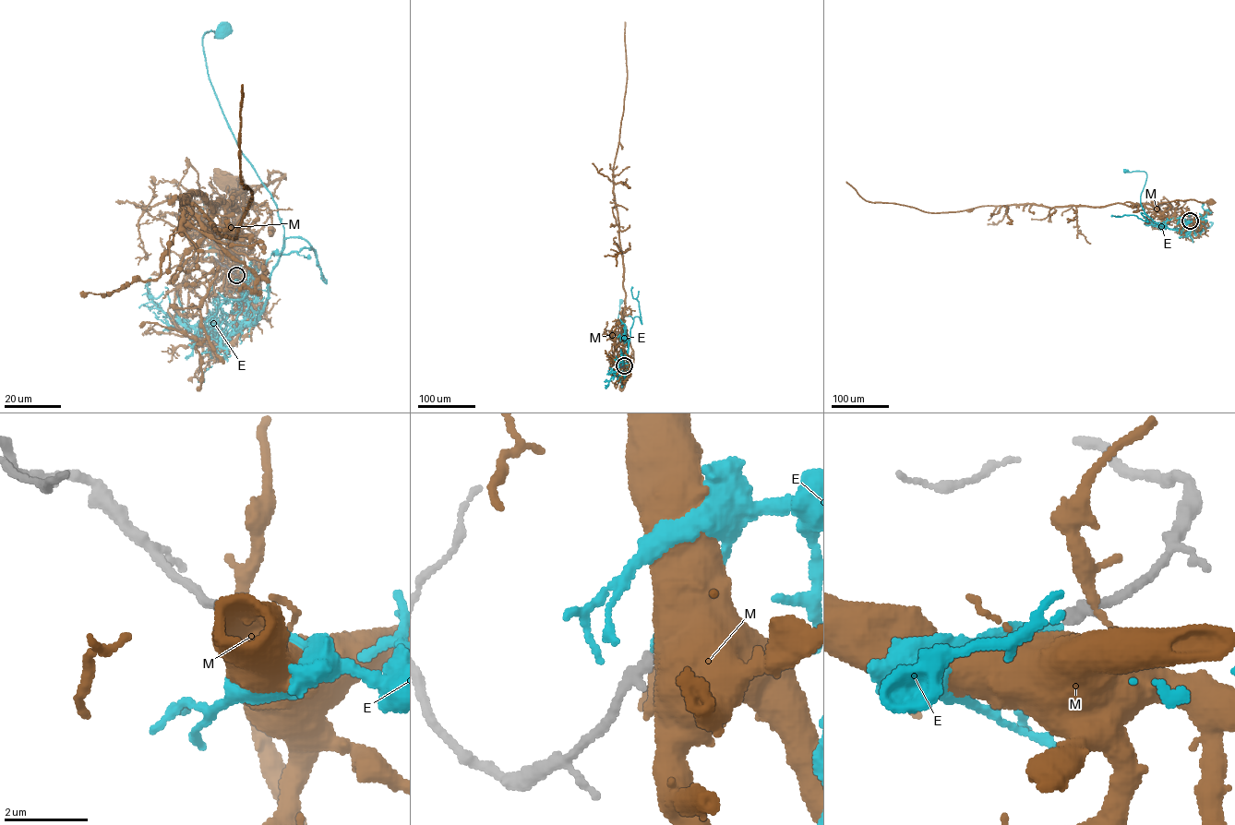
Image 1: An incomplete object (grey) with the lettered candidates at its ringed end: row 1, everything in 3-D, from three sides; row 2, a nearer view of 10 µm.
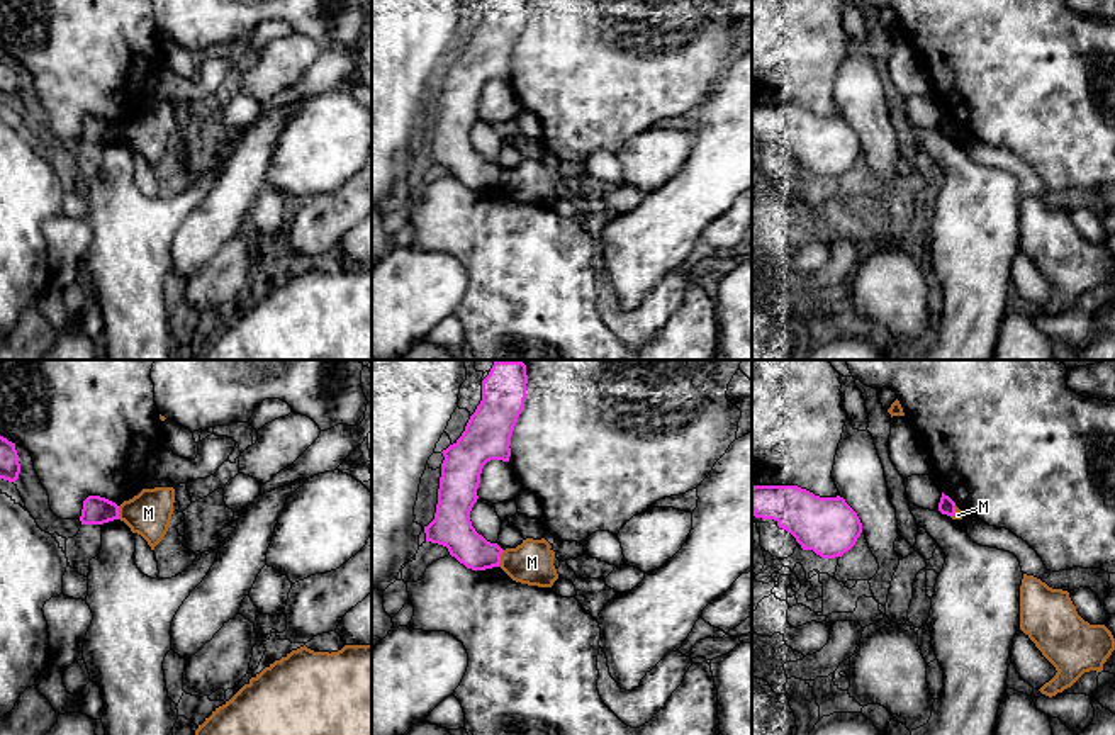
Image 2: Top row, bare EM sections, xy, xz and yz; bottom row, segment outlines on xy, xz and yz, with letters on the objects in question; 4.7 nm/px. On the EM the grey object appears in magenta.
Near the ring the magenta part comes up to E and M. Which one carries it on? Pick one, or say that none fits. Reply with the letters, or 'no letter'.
E

